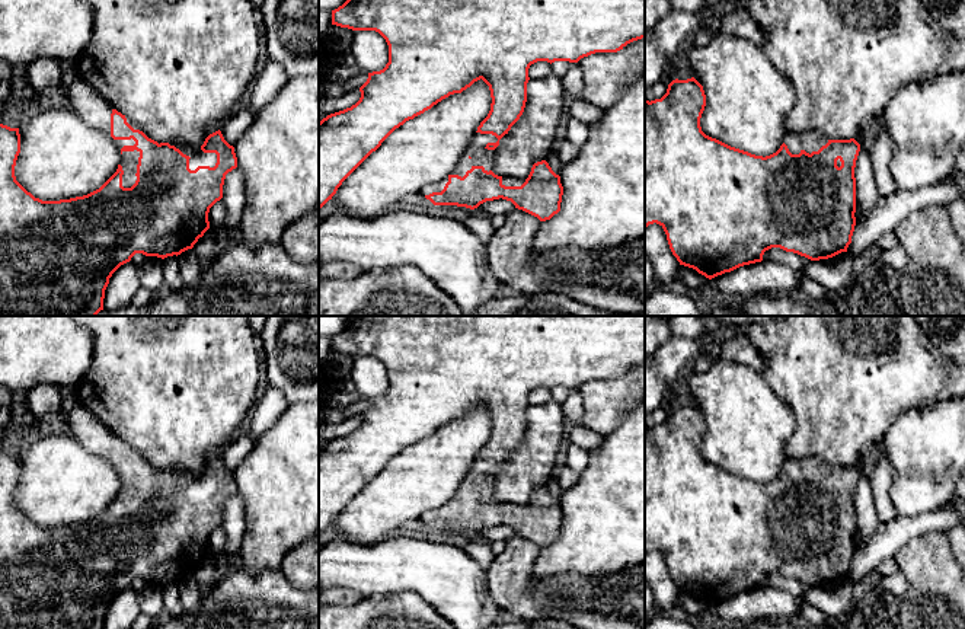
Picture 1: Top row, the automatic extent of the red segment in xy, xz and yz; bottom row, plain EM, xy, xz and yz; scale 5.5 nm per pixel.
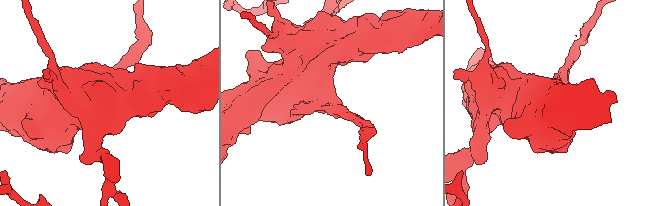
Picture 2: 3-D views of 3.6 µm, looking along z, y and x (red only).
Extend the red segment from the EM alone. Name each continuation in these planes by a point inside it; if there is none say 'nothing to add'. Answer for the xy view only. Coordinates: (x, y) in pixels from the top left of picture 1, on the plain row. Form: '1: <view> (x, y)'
1: xy (128, 487)

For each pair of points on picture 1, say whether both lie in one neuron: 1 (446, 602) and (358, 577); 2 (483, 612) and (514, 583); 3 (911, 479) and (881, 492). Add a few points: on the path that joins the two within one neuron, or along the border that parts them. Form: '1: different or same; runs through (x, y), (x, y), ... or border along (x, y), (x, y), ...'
1: same; runs through (424, 580), (421, 577), (380, 577)
2: different; border along (486, 570), (488, 591), (502, 610)
3: different; border along (885, 456), (891, 469), (890, 501), (898, 516)

